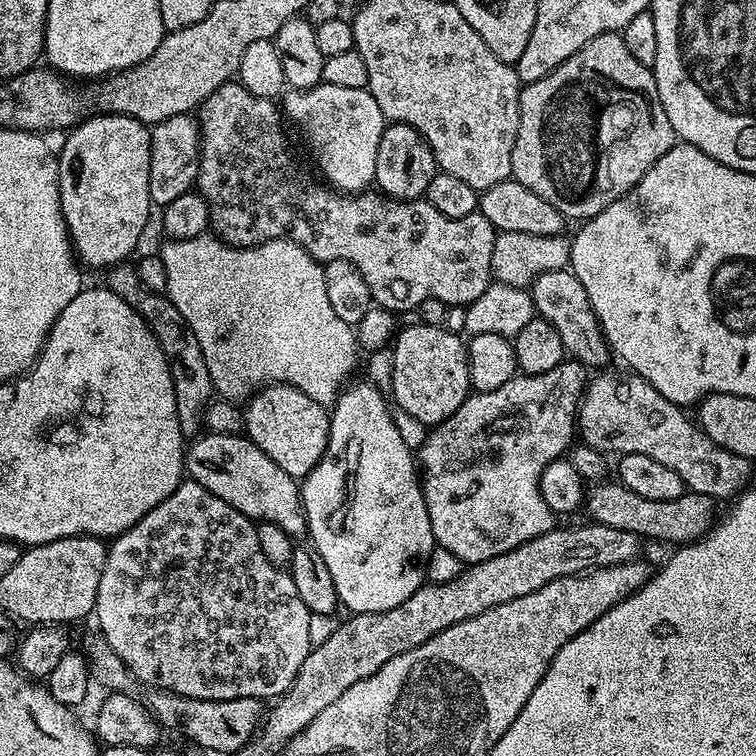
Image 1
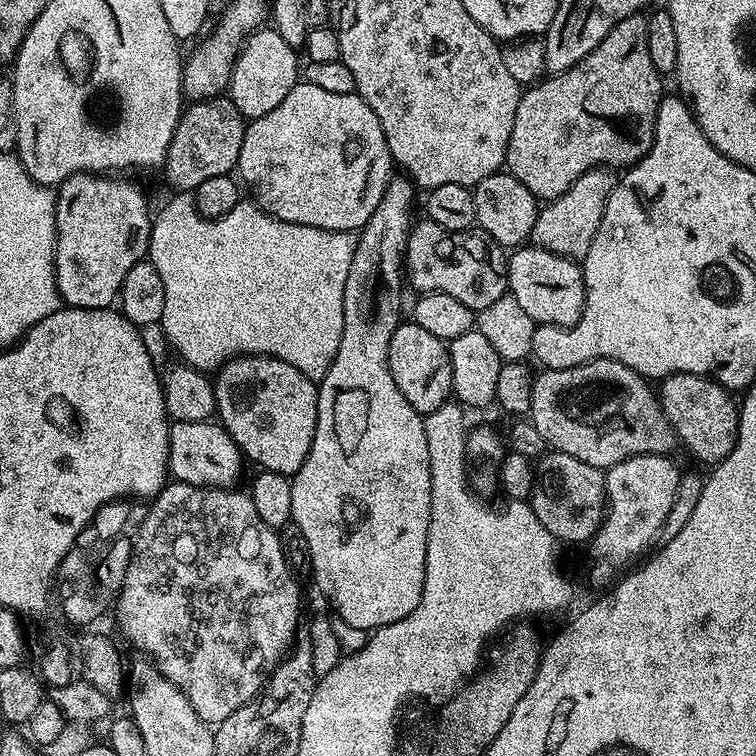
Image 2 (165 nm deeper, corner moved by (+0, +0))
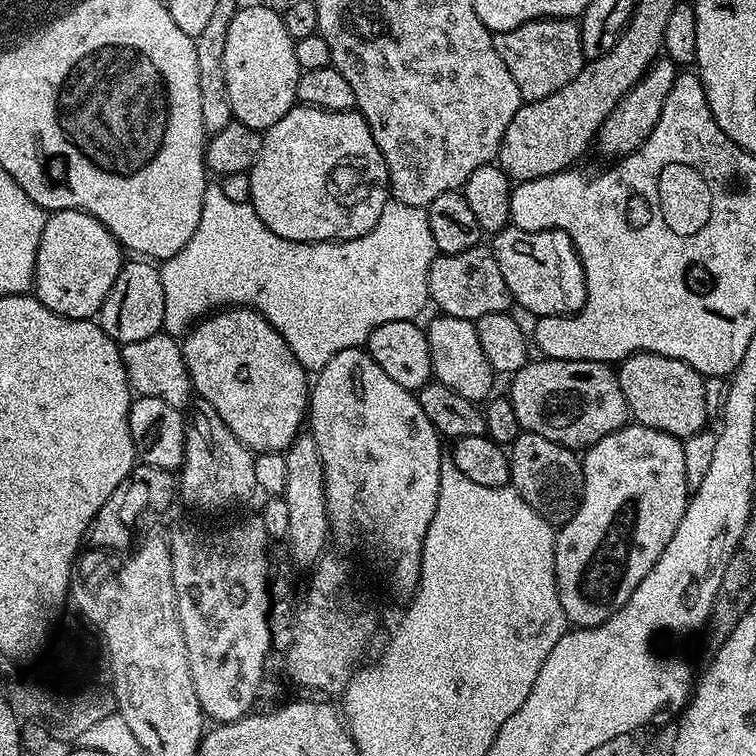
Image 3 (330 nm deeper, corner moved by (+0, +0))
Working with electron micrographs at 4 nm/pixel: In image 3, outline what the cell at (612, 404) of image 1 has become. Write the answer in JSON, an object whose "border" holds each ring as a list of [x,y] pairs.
{"border":[[[532,358],[526,366],[514,373],[511,380],[512,385],[506,389],[506,395],[512,401],[514,414],[521,429],[542,434],[542,438],[550,438],[550,442],[558,442],[573,450],[587,450],[594,442],[606,438],[606,434],[629,423],[628,403],[622,394],[615,371],[609,365],[598,363],[597,360]]]}

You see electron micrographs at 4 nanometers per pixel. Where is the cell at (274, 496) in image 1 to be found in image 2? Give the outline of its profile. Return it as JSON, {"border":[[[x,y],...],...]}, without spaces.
{"border":[[[176,422],[168,429],[168,471],[179,483],[203,488],[230,488],[246,465],[240,448],[219,422]]]}

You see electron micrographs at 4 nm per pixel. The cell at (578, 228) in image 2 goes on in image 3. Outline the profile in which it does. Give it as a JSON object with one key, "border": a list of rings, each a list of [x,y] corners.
{"border":[[[658,58],[649,66],[648,73],[620,99],[618,106],[614,106],[614,110],[610,110],[610,114],[596,132],[595,143],[600,144],[601,150],[606,155],[616,156],[612,158],[623,158],[644,145],[646,138],[650,138],[654,126],[658,126],[664,99],[666,94],[670,94],[677,75],[677,65],[667,58]]]}

